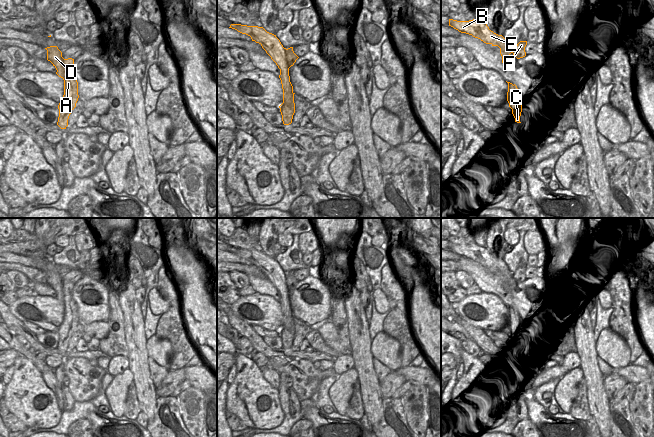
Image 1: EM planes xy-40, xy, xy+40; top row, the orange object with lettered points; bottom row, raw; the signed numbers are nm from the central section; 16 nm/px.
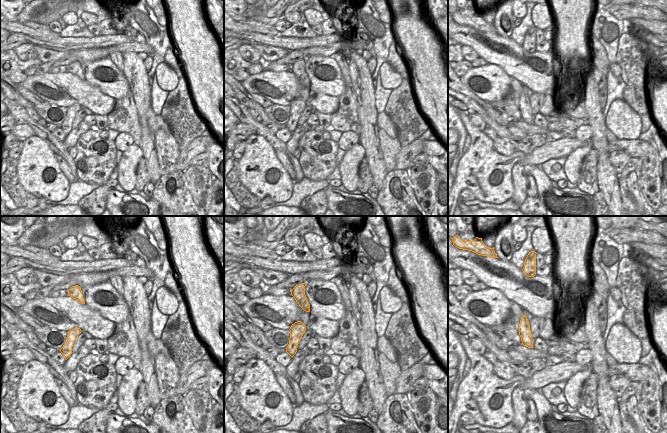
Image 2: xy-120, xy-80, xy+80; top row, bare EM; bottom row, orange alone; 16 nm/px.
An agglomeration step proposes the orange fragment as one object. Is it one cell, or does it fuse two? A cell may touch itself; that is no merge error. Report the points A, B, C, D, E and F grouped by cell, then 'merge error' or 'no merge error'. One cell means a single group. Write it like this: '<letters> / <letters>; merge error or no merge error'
A B C D E / F; merge error

